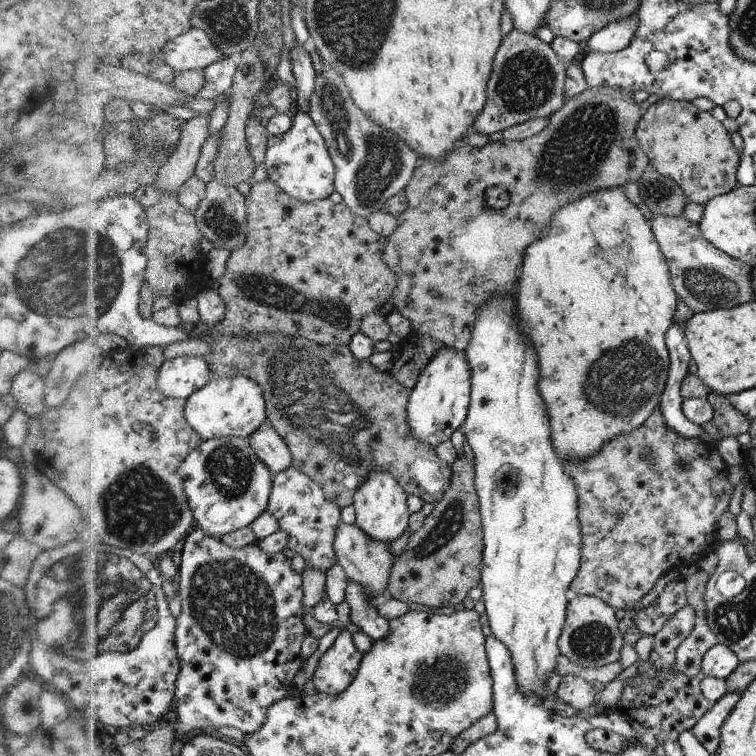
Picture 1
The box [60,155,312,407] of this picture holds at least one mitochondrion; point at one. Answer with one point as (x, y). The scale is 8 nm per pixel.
(218, 221)

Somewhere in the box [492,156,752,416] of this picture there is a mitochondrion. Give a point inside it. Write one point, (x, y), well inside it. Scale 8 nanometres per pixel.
(707, 286)

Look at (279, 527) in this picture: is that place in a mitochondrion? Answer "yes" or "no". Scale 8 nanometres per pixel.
no

